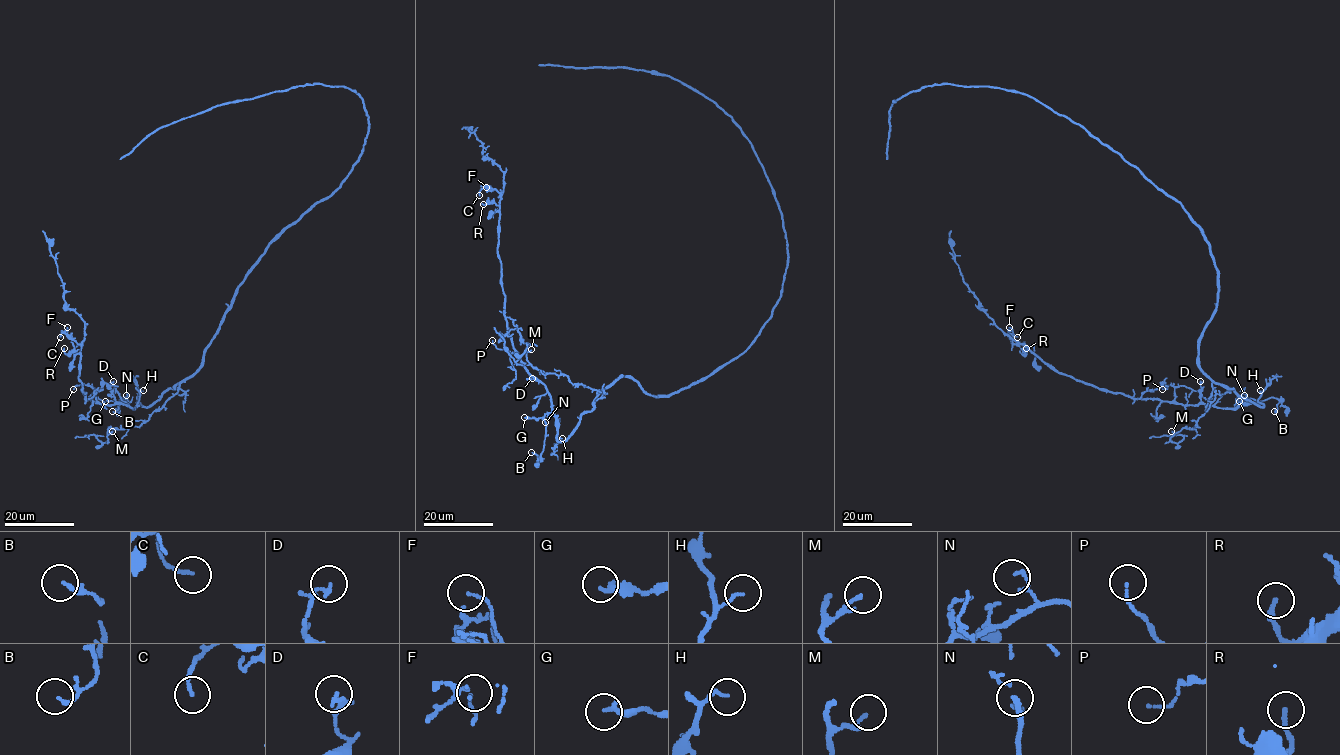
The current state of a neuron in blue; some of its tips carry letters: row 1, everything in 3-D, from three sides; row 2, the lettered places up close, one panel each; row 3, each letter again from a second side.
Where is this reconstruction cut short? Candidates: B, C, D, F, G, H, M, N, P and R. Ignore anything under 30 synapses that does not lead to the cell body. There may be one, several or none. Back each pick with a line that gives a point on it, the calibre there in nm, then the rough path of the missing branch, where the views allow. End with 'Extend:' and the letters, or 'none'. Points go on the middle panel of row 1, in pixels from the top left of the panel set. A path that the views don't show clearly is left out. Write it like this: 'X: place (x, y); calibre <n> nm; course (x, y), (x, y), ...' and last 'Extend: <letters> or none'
D: place (532, 378); calibre 90 nm; course (532, 378), (538, 375), (553, 395), (572, 393), (598, 401), (605, 407), (605, 415), (614, 416), (610, 420)
Extend: D

